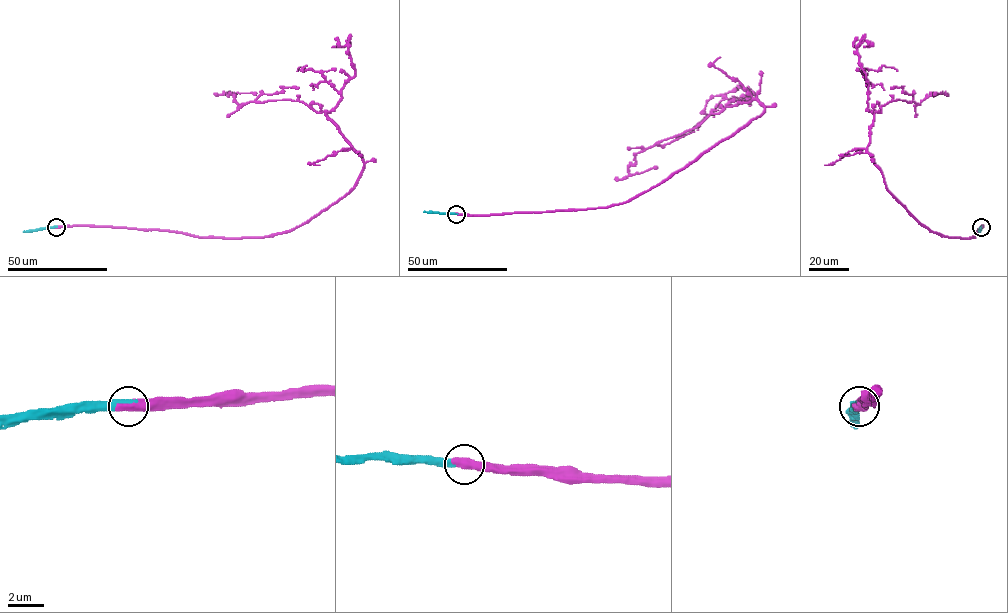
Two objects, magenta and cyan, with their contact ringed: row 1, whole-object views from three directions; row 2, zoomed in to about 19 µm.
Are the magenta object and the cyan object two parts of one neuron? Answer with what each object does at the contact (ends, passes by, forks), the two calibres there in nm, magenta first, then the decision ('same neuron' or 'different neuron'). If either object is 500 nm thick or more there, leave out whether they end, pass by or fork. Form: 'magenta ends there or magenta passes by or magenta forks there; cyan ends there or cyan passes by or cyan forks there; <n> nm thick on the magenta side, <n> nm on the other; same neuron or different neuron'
600 nm thick on the magenta side, 340 nm on the other; same neuron

